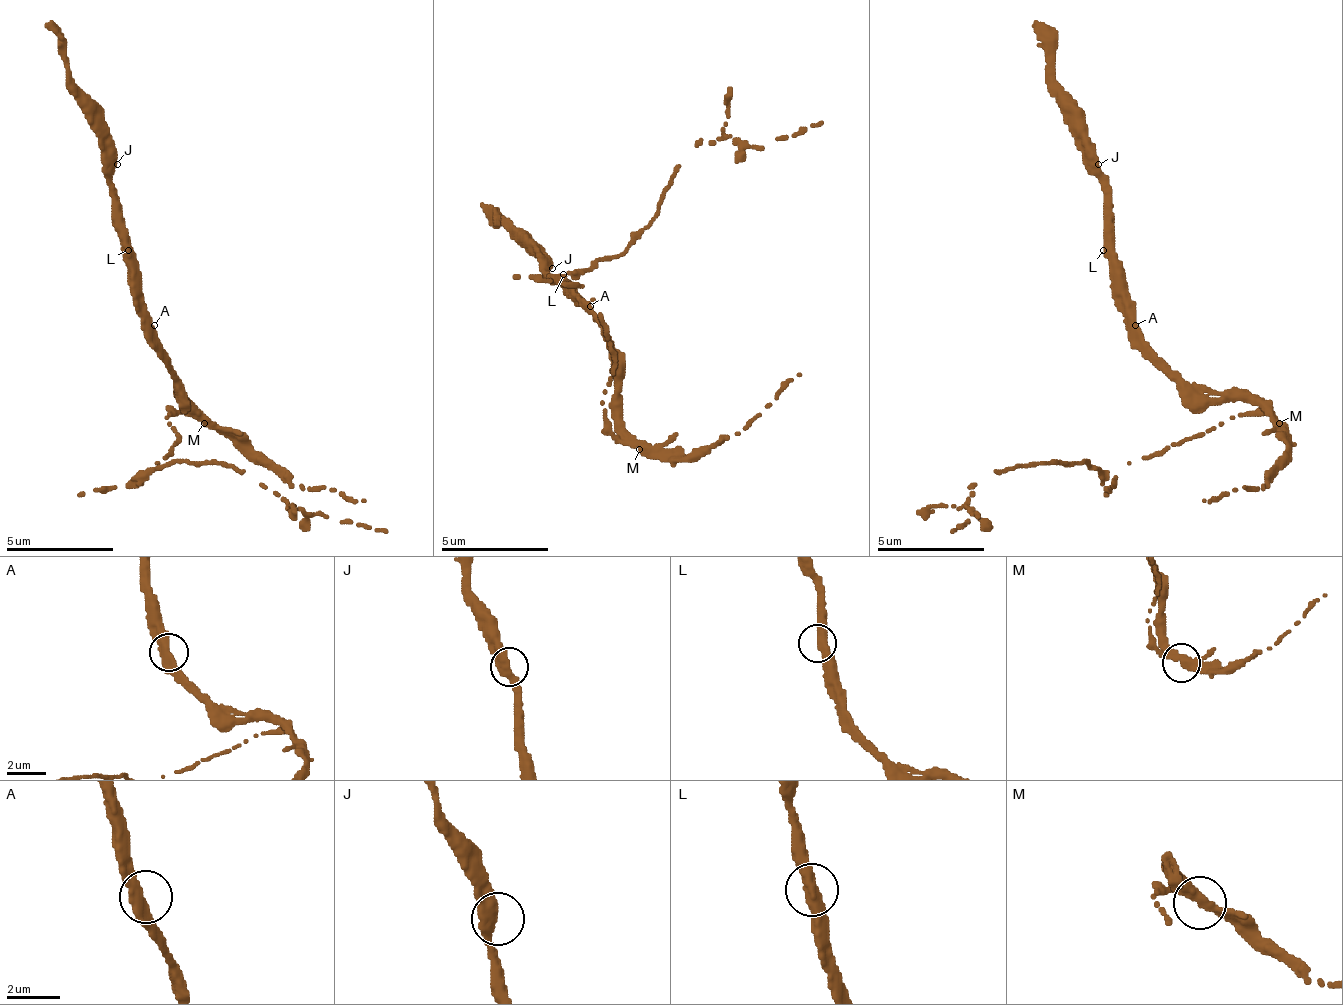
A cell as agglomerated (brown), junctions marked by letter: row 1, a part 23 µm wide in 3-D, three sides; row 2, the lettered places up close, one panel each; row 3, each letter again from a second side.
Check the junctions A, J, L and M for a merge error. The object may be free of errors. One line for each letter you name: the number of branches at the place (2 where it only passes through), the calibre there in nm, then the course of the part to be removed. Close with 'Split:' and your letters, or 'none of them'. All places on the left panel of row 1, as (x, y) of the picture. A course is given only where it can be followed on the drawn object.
M: branches 2; calibre 400 nm; course (203, 421), (176, 411), (165, 416), (176, 443), (144, 475), (165, 464), (224, 464), (294, 507), (385, 534)
Split: M

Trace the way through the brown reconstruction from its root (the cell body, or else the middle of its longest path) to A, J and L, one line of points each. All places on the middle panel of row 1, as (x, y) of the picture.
A: (606, 419), (617, 424), (617, 354), (606, 333), (595, 322), (590, 306)
J: (606, 419), (617, 424), (617, 354), (595, 317), (547, 274), (547, 268), (552, 268)
L: (606, 419), (617, 424), (617, 354), (606, 333), (595, 322), (595, 317), (574, 295), (574, 285), (563, 274)

